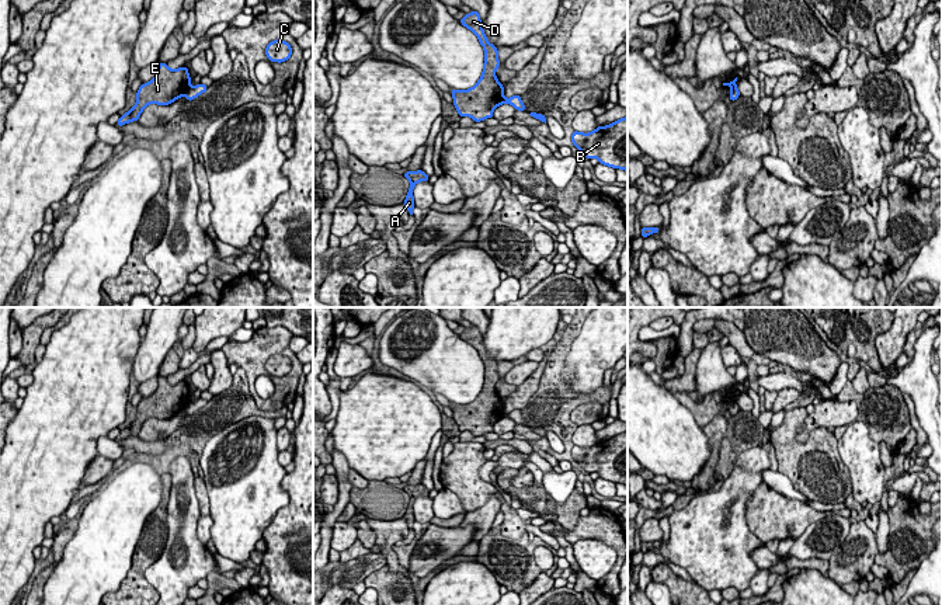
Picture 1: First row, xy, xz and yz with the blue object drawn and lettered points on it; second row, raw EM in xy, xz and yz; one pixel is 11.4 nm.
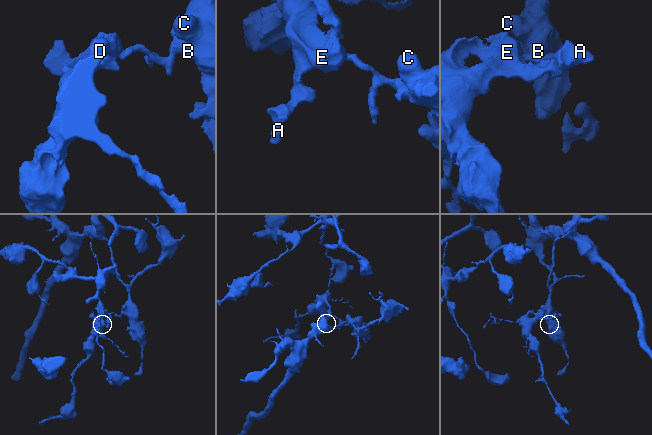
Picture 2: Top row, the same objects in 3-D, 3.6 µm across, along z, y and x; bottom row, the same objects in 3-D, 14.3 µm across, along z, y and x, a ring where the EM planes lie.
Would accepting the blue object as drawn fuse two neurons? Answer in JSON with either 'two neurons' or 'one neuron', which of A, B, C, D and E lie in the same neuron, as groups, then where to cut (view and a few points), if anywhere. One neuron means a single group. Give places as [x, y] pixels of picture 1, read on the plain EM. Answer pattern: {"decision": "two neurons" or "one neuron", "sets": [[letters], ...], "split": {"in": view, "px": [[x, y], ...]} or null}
{"decision": "two neurons", "sets": [["A", "D", "E"], ["B", "C"]], "split": {"in": "xy", "px": [[191, 402], [184, 409]]}}

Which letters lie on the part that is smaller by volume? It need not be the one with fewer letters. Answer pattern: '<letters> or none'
A, D, E

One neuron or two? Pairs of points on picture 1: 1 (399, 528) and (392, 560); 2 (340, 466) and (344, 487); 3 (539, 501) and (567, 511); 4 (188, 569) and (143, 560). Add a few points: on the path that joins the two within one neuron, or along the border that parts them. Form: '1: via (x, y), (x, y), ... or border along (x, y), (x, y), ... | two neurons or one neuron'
1: via (390, 536), (388, 539), (389, 552) | one neuron
2: via (341, 472), (343, 482) | one neuron
3: via (544, 508), (549, 514), (560, 514) | one neuron
4: border along (169, 532), (163, 552), (145, 572), (156, 590) | two neurons

